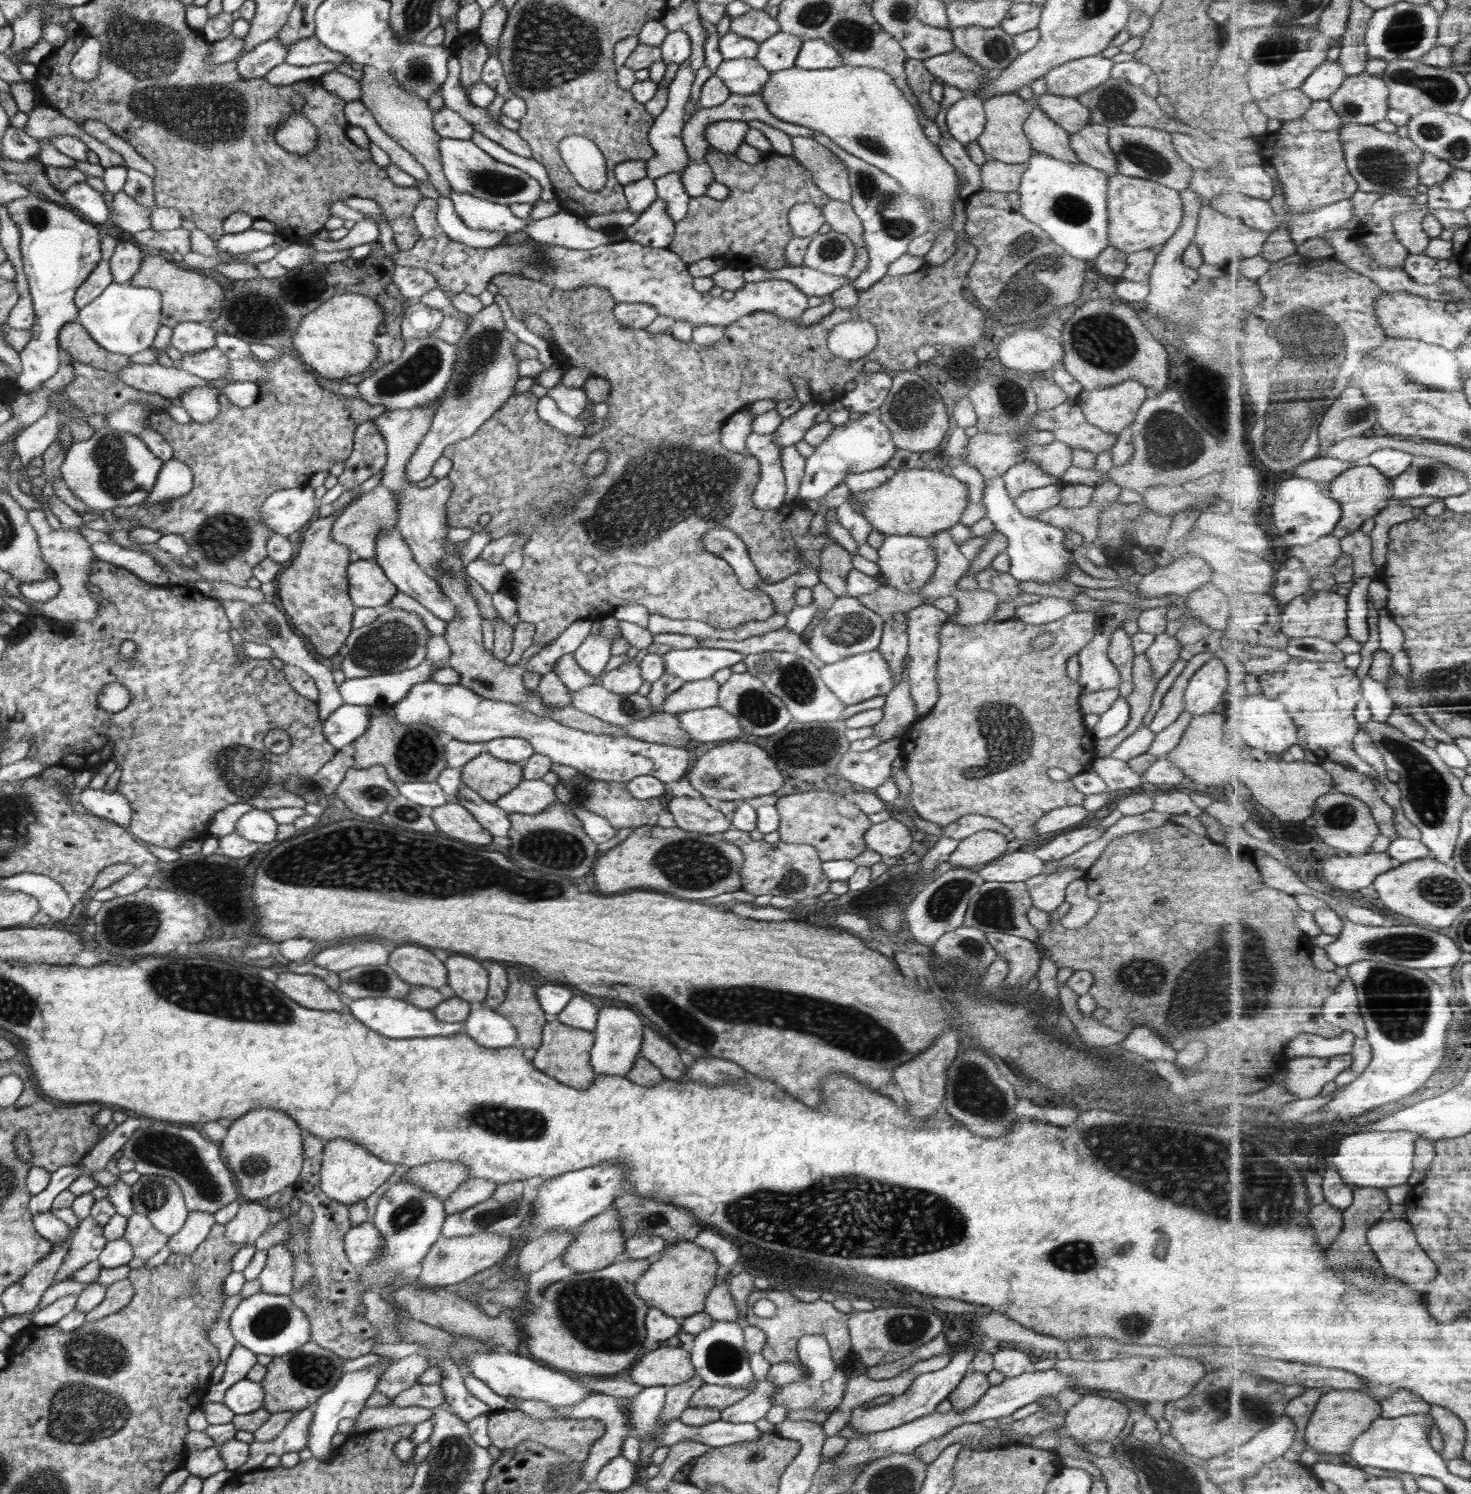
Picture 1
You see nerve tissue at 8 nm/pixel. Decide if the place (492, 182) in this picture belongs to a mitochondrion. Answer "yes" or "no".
yes

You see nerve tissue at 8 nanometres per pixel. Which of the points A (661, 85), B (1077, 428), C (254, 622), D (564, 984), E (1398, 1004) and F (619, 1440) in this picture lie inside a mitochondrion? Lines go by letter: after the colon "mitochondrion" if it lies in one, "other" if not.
A: other
B: other
C: mitochondrion
D: other
E: mitochondrion
F: other

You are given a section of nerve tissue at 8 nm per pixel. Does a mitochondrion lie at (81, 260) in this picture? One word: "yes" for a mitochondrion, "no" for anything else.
no

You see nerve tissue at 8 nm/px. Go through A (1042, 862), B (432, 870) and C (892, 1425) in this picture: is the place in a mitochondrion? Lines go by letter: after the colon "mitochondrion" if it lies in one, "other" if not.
A: other
B: mitochondrion
C: other

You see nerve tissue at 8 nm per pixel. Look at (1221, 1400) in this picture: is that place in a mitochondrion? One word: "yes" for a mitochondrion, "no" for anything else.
yes

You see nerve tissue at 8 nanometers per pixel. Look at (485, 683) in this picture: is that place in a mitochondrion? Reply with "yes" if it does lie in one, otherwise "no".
yes

